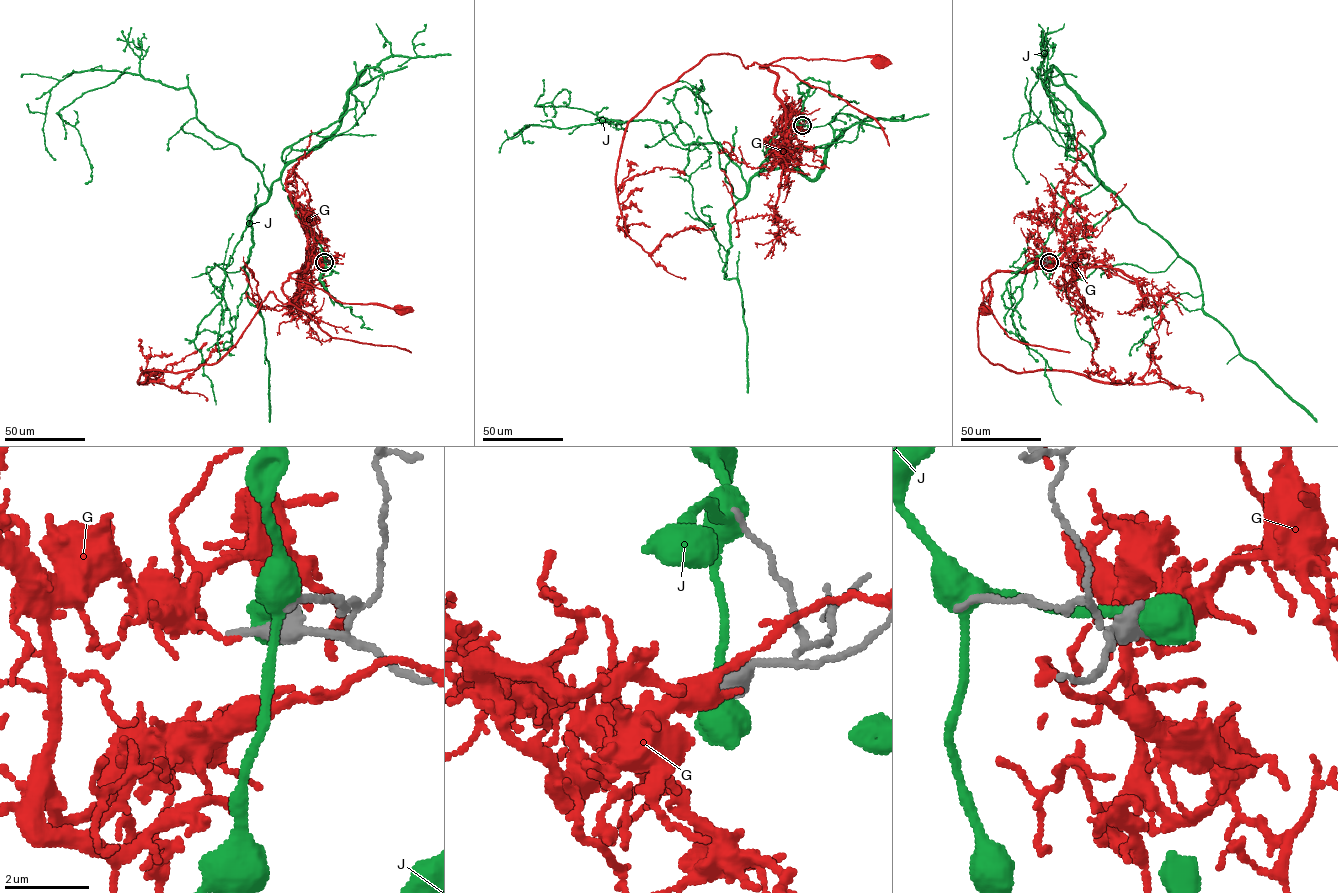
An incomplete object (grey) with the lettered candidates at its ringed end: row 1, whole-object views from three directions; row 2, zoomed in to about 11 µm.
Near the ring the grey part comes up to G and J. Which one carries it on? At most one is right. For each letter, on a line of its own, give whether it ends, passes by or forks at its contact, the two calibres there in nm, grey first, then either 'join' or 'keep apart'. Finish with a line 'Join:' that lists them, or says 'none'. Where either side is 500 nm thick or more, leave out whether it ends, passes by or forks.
G: it passes by; 280 nm thick on the grey side, 80 nm on the other; keep apart
J: 550 nm thick on the grey side, 480 nm on the other; keep apart
Join: none

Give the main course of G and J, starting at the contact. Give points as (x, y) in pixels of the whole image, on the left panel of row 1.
G: (325, 262), (313, 259), (305, 270), (293, 271), (290, 276), (322, 289), (343, 303), (372, 303), (400, 309)
J: (326, 261), (281, 181), (269, 191), (187, 87), (124, 73), (62, 108), (85, 183)

